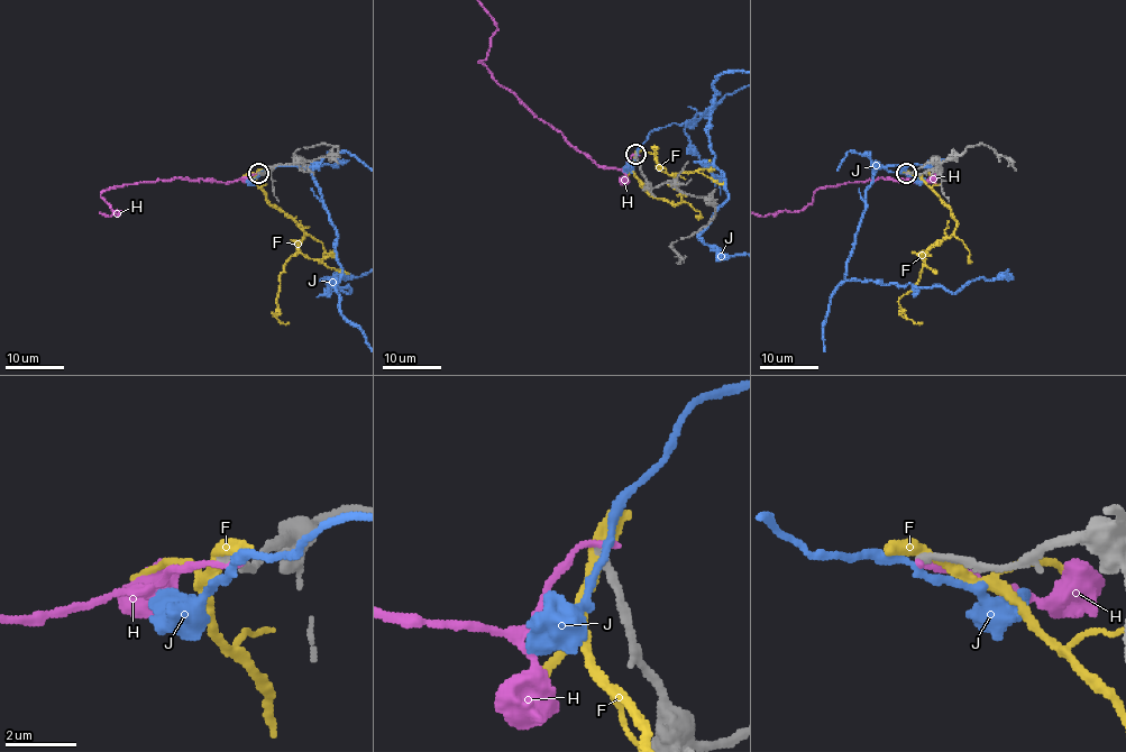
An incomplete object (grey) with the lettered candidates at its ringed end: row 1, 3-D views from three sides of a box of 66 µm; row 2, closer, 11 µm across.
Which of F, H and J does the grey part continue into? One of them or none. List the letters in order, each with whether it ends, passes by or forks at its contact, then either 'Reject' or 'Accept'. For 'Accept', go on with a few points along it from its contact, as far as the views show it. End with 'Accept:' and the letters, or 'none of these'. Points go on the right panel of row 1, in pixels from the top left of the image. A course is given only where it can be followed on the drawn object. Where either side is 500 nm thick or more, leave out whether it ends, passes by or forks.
F: It passes by. Reject
H: It ends there. Reject
J: It passes by. Reject
Accept: none of these

